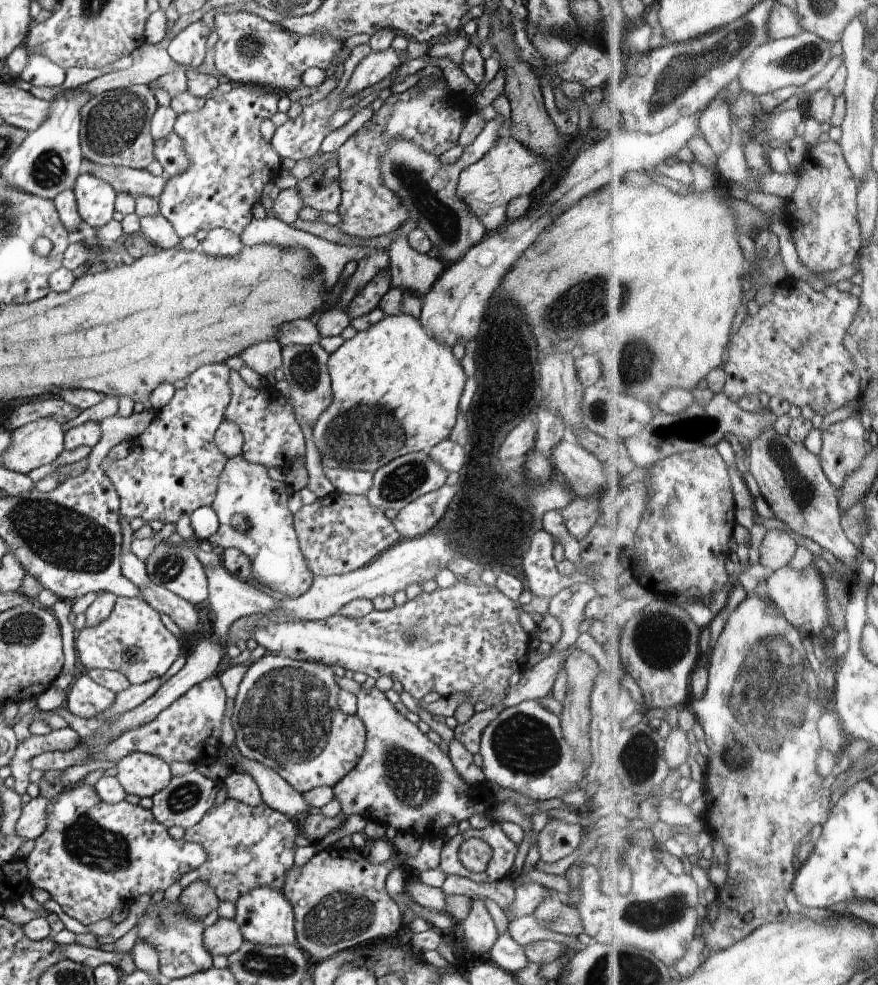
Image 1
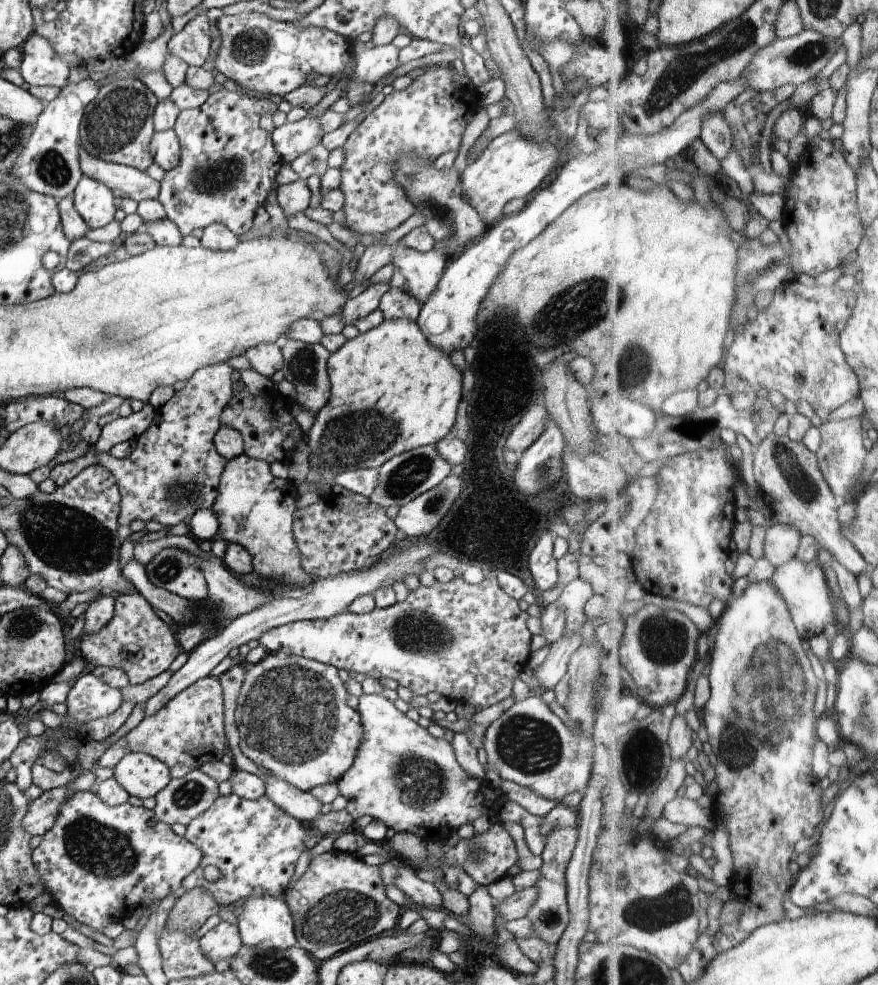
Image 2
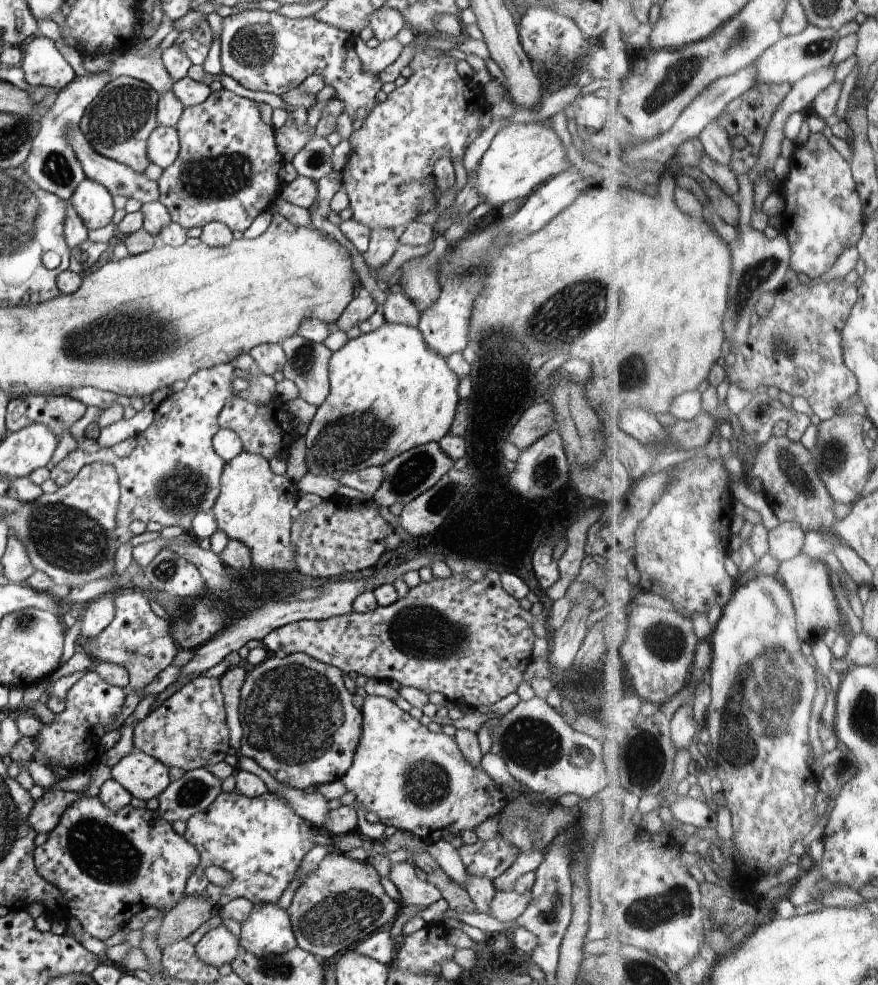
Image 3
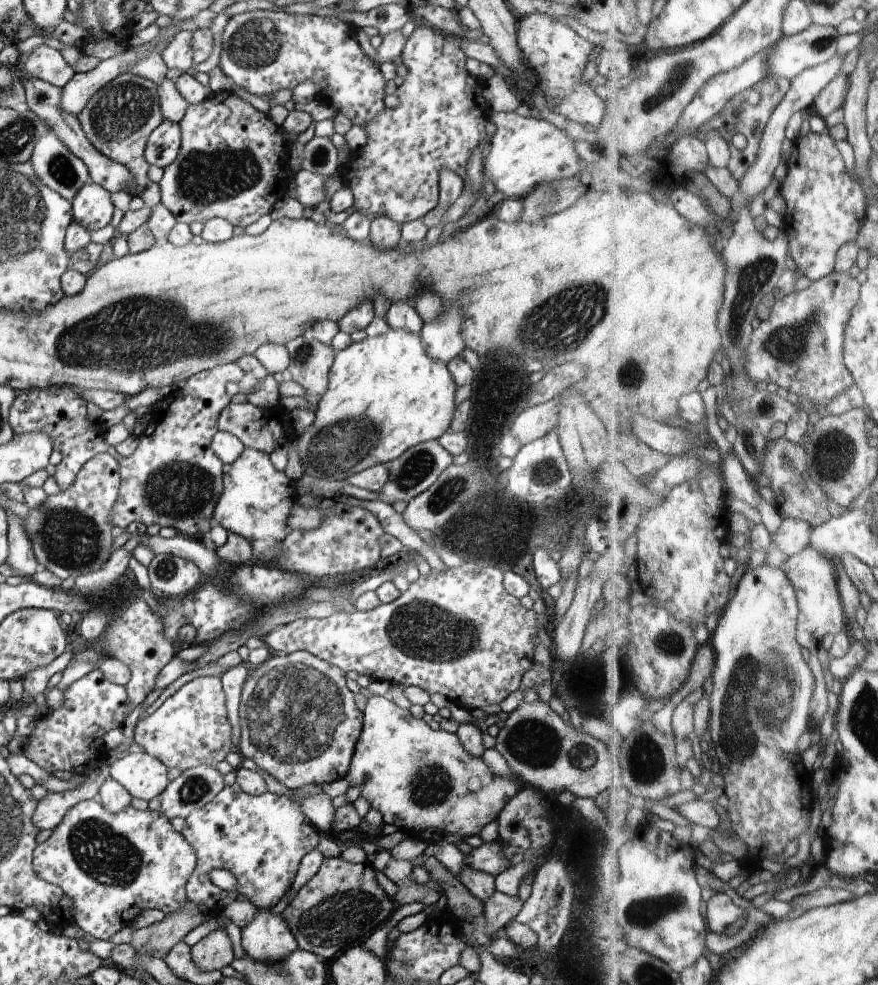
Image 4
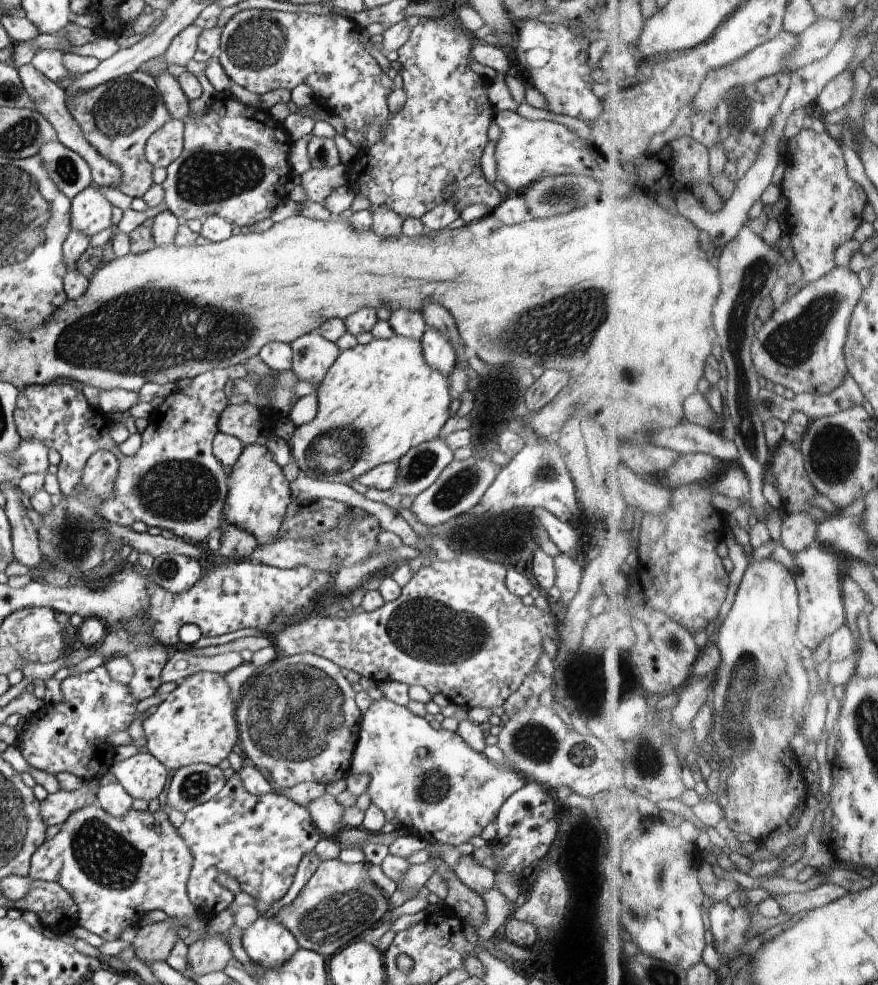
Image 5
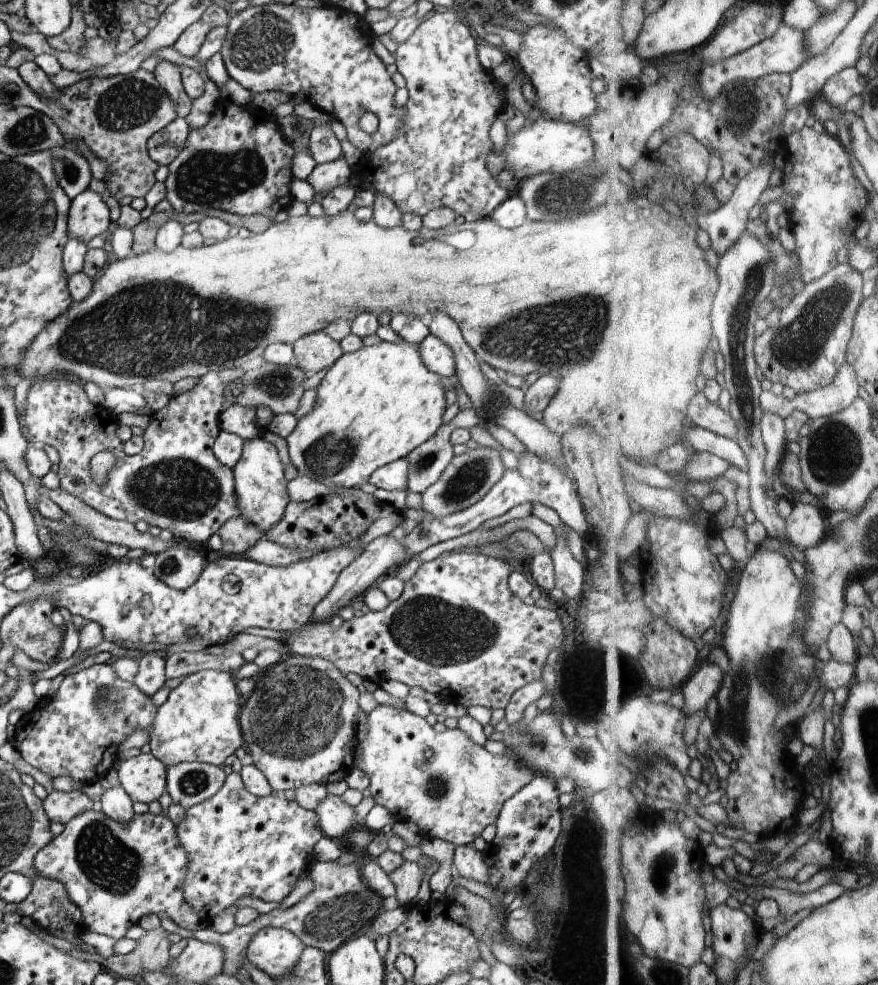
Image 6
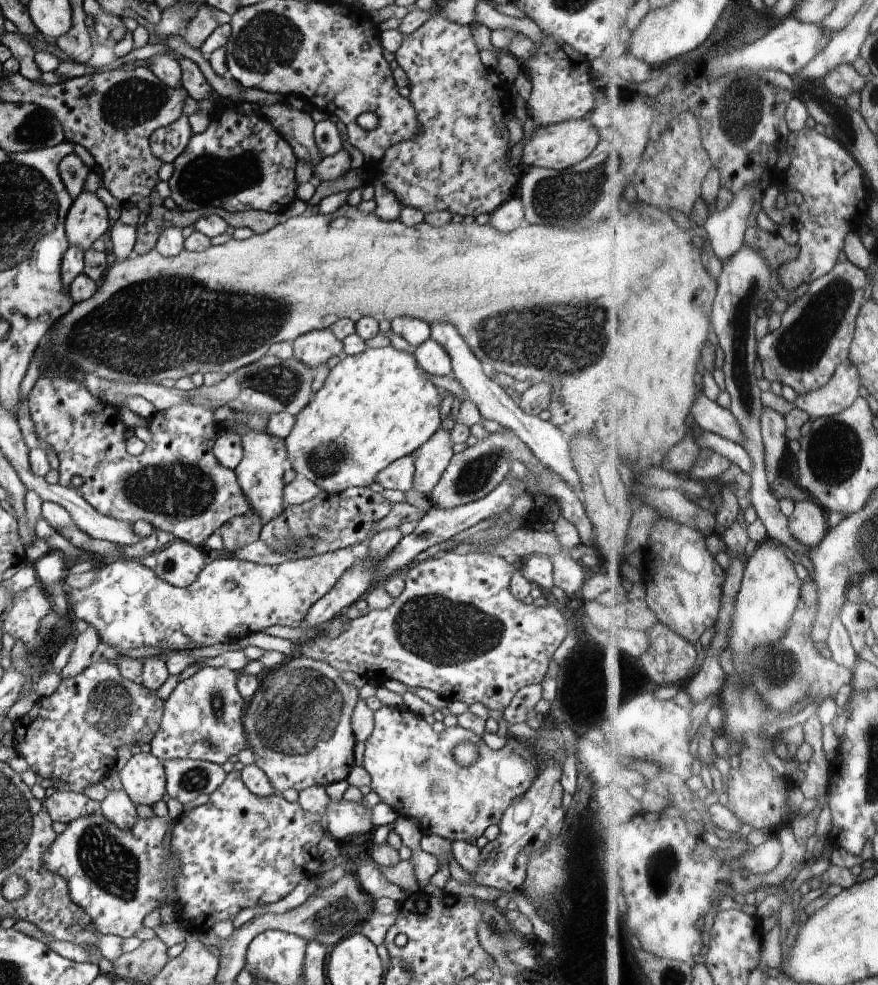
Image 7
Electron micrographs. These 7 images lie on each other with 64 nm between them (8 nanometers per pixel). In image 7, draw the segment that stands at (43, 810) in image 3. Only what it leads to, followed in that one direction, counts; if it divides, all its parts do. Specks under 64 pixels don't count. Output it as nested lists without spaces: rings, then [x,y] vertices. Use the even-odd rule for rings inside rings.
[[[70,789],[57,790],[52,796],[43,800],[44,807],[53,822],[70,822],[100,812],[101,802],[90,800],[82,792]]]

